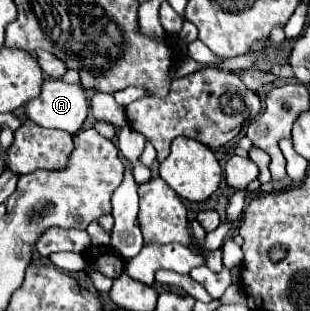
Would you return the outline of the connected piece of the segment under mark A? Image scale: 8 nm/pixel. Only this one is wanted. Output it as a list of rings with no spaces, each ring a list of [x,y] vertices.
[[[47,78],[39,96],[31,98],[23,108],[27,118],[35,124],[75,134],[89,112],[89,98],[81,84],[65,84],[63,80]]]

